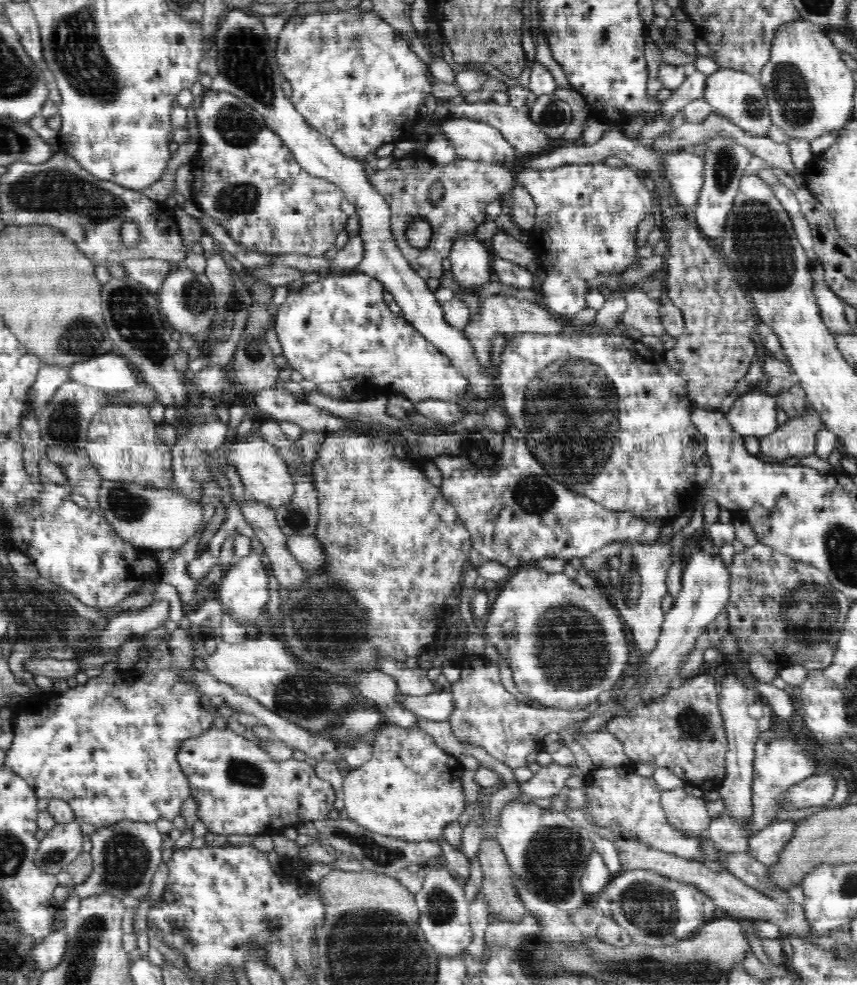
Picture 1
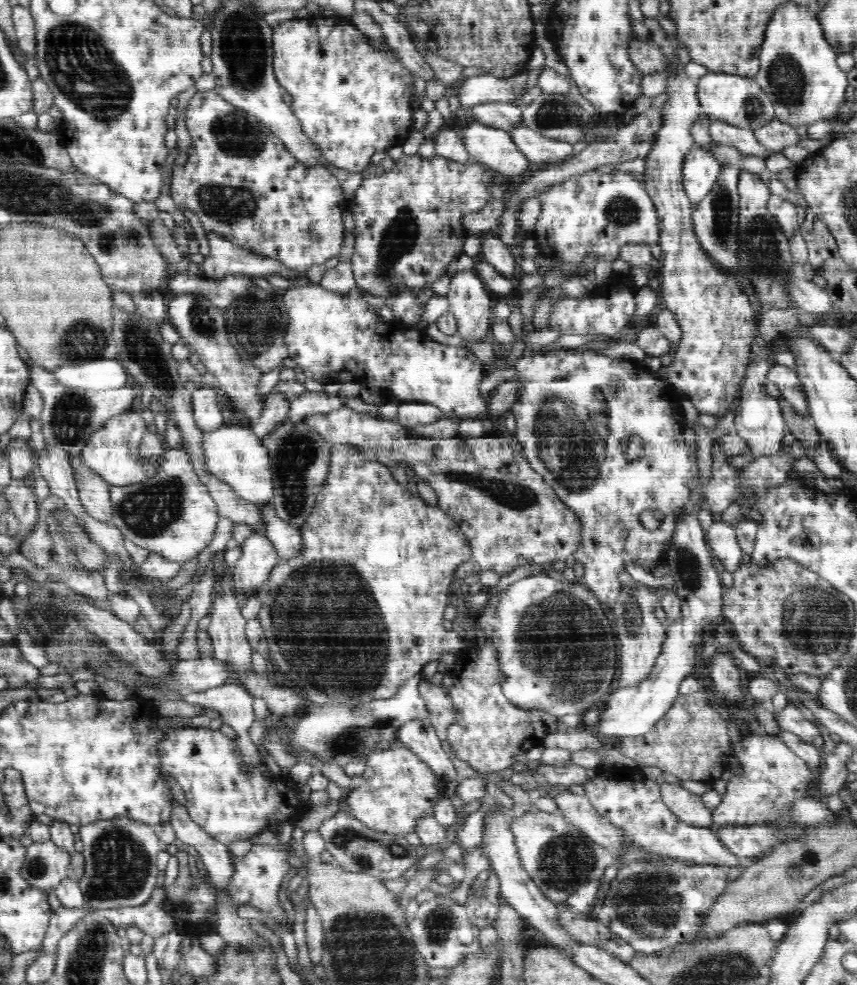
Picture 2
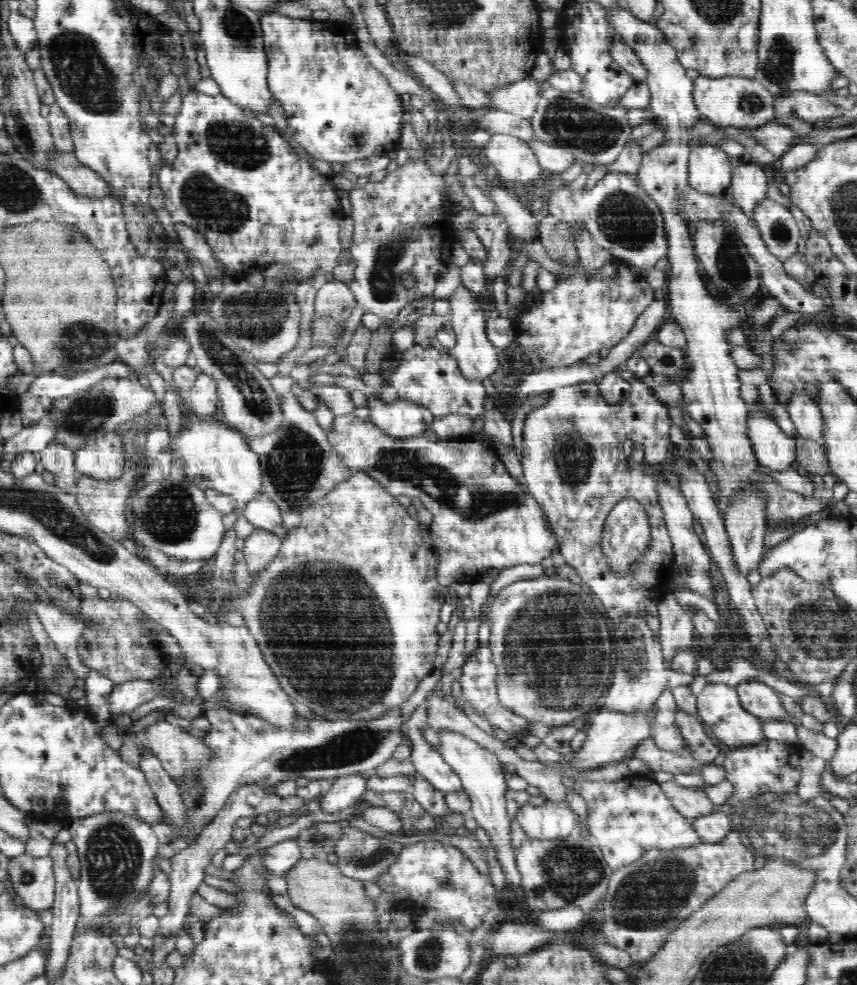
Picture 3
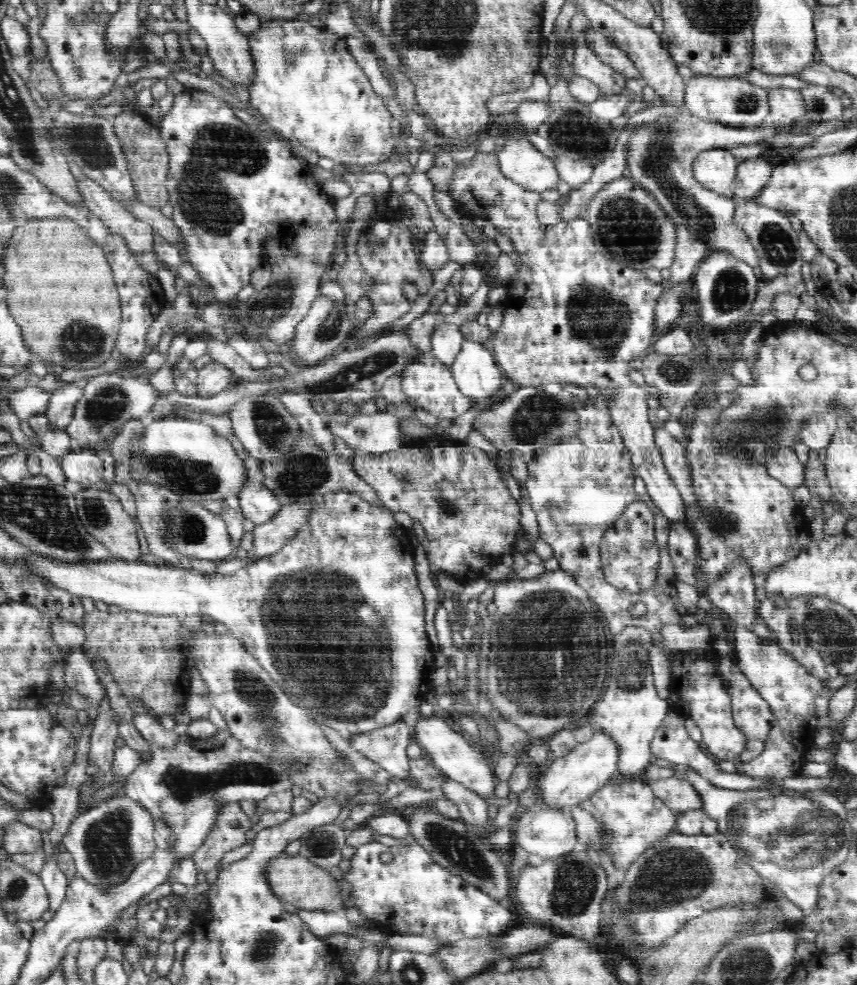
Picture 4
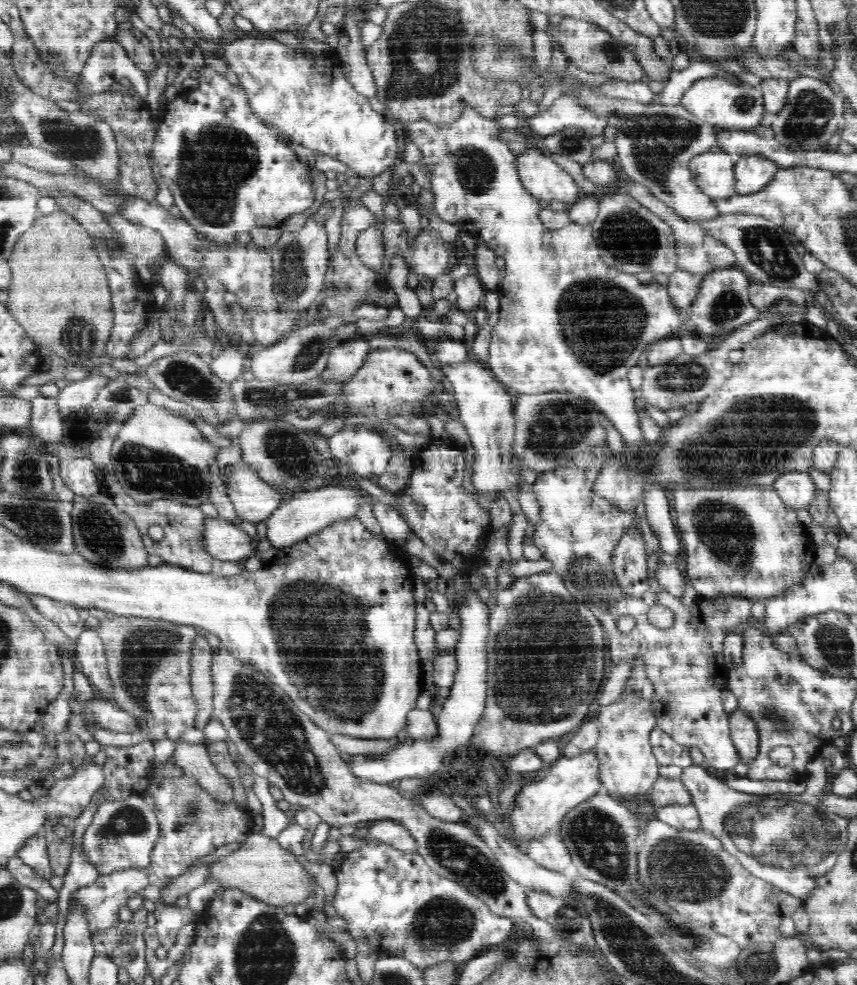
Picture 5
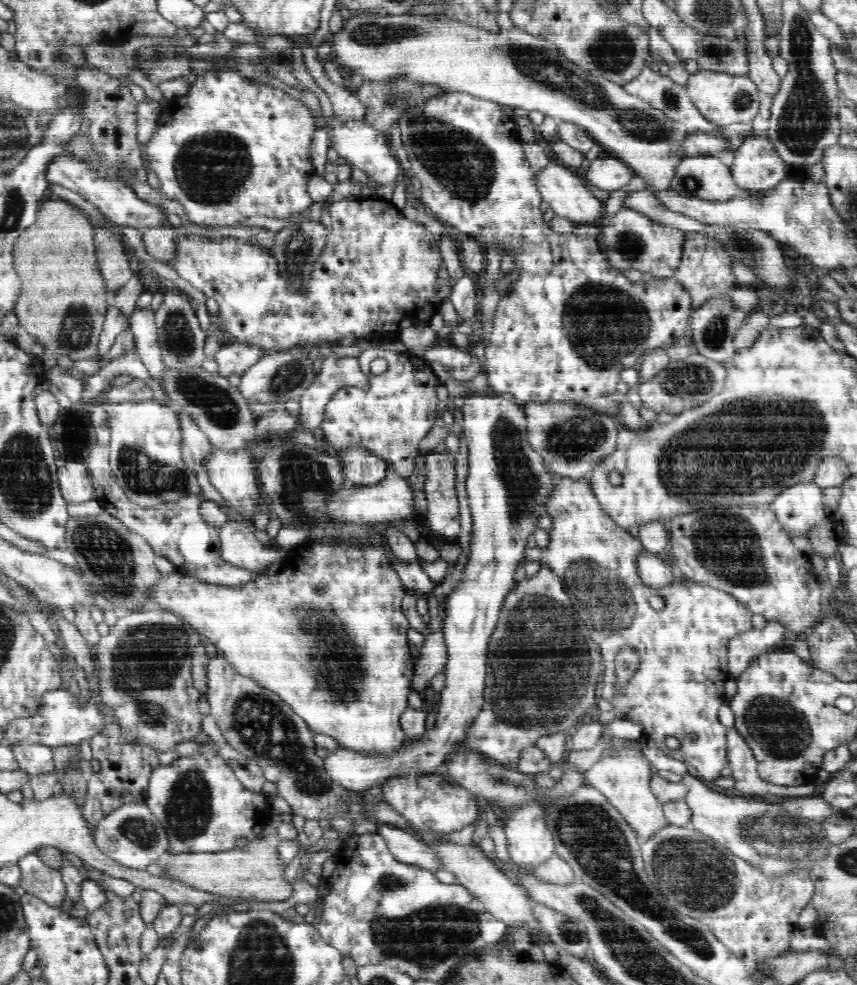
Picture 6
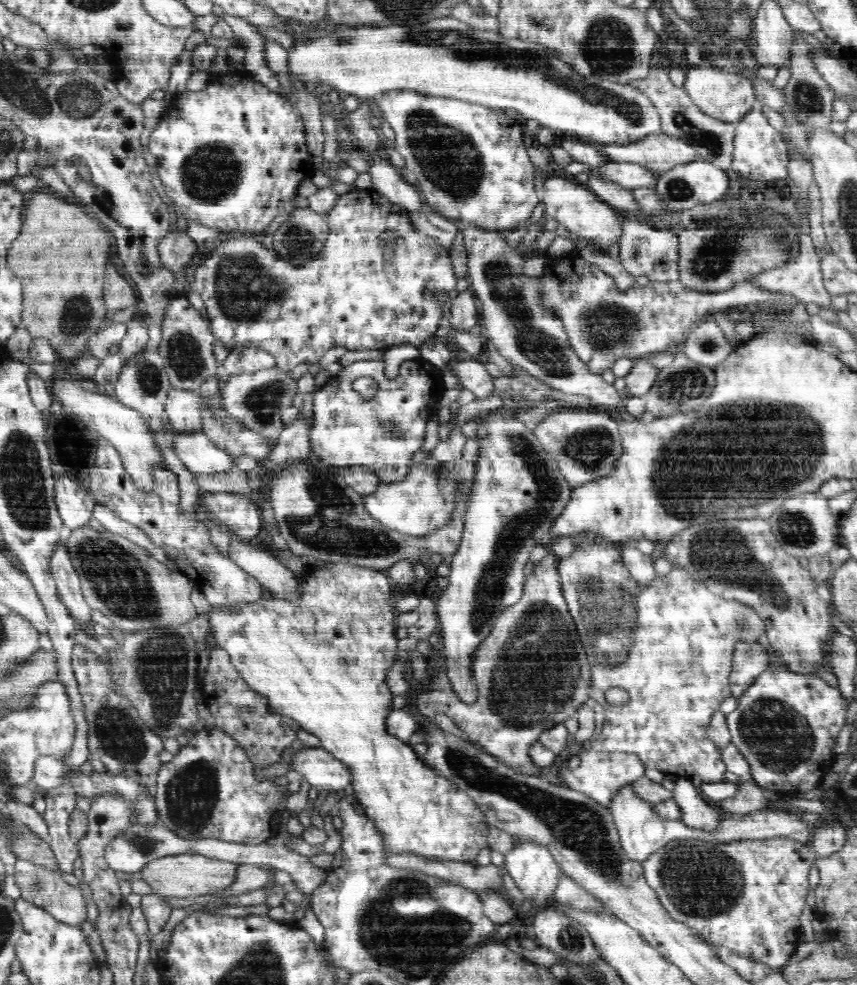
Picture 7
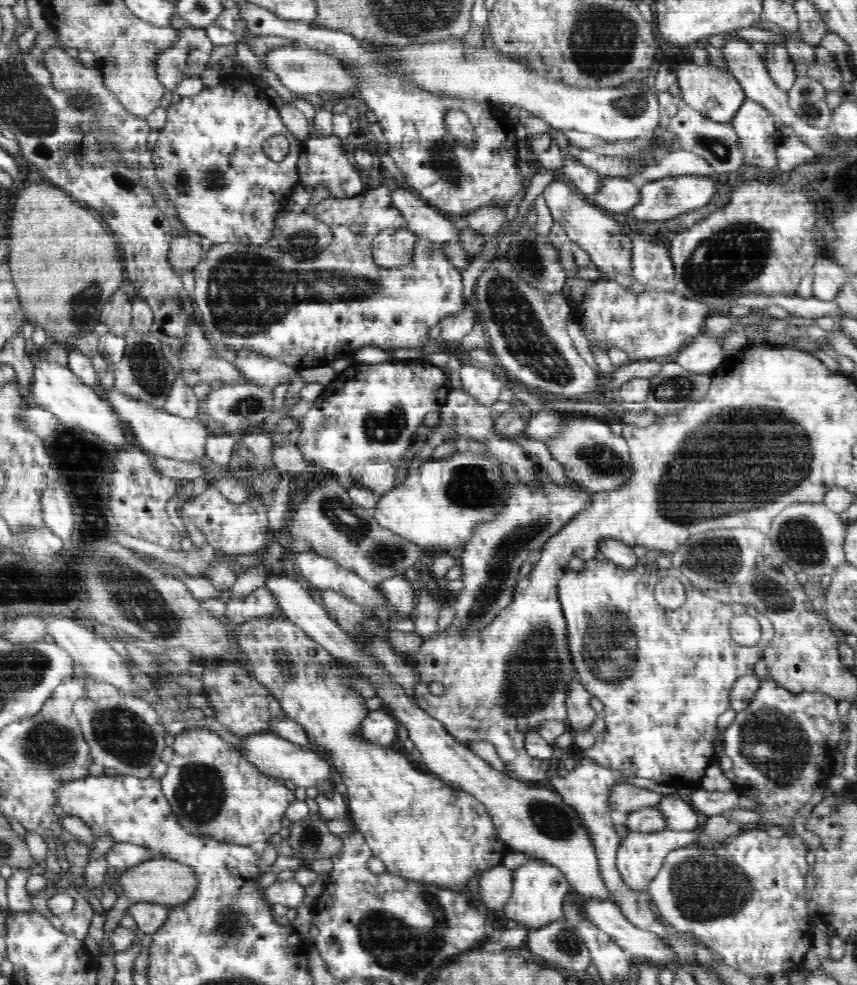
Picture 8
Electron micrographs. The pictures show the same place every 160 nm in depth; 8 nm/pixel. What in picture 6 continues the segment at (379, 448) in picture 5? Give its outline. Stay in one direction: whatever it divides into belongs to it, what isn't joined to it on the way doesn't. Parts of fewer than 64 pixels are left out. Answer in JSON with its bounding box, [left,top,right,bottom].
[337,446,387,486]

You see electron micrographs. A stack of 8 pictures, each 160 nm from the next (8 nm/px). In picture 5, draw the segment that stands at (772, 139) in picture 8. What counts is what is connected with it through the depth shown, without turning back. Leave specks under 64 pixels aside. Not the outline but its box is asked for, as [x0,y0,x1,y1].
[735,155,780,195]

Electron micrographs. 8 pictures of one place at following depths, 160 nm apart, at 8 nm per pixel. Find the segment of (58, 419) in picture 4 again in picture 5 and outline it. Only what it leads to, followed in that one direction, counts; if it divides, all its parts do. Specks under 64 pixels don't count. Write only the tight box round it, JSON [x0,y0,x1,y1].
[57,375,111,424]

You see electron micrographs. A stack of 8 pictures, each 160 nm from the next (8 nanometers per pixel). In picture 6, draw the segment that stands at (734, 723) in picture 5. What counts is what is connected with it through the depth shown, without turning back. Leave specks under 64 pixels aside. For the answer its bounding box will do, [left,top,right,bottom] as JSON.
[727,727,819,799]

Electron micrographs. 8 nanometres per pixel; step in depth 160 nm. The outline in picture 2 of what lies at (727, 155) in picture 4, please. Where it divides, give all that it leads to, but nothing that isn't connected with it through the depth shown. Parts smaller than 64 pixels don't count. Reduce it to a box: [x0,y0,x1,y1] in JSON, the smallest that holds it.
[682,146,721,207]

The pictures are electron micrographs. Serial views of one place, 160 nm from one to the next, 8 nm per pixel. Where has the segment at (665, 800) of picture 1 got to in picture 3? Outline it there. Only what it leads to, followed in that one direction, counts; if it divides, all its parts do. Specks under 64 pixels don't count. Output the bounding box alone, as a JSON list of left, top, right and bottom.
[660,781,716,820]

